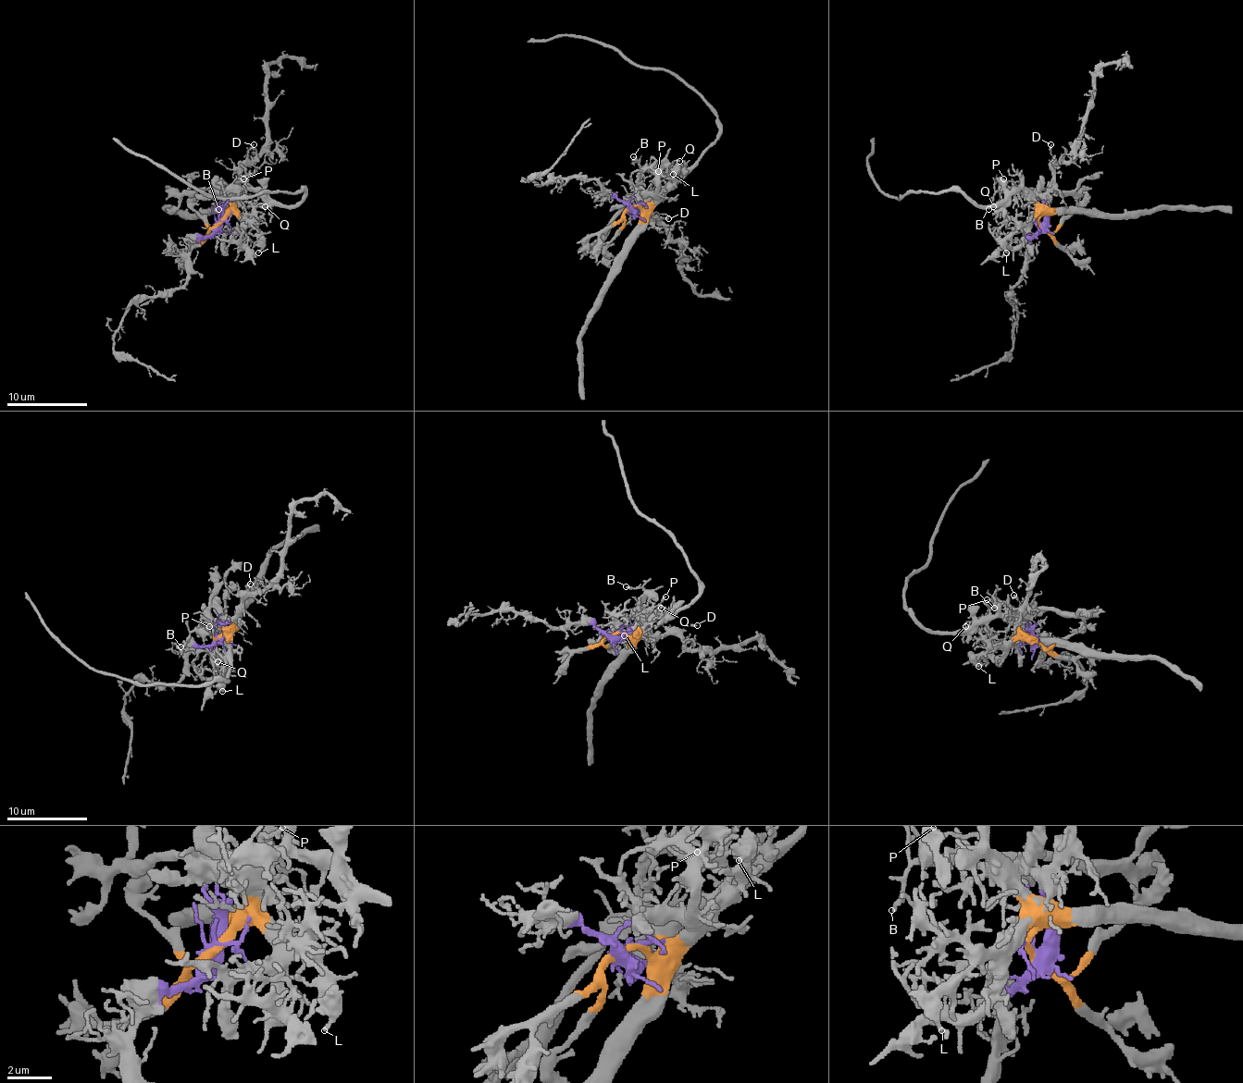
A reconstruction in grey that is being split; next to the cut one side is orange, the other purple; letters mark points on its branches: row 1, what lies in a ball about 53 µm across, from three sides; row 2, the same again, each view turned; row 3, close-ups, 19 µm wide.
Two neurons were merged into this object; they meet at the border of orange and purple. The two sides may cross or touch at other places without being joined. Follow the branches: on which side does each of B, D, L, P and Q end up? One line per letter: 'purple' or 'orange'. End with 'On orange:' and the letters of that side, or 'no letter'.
B: orange
D: purple
L: orange
P: orange
Q: orange
On orange: B, L, P, Q

